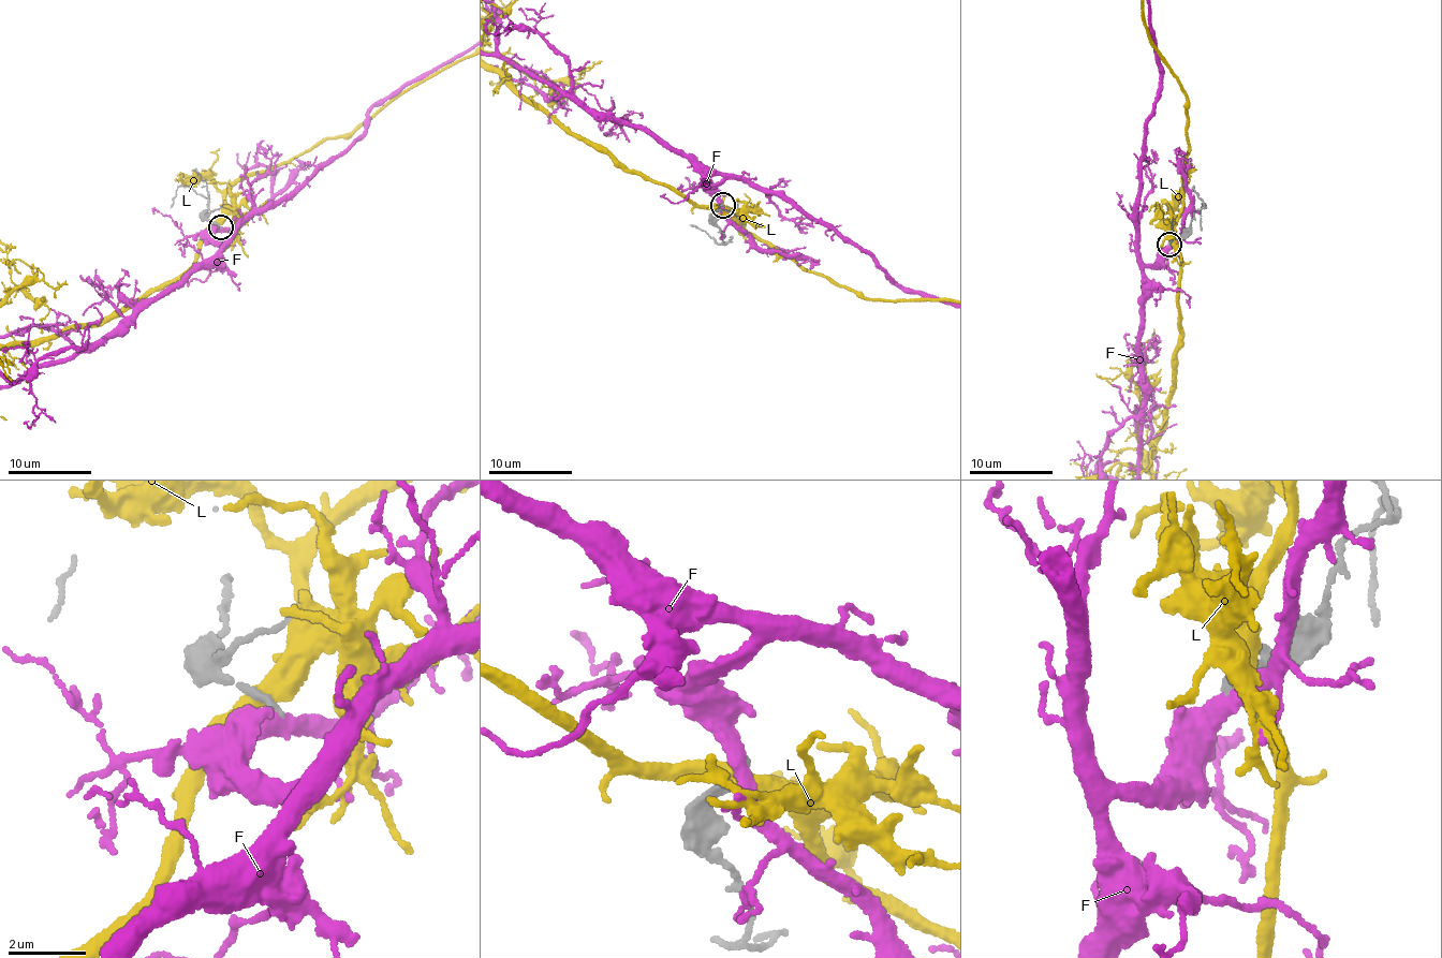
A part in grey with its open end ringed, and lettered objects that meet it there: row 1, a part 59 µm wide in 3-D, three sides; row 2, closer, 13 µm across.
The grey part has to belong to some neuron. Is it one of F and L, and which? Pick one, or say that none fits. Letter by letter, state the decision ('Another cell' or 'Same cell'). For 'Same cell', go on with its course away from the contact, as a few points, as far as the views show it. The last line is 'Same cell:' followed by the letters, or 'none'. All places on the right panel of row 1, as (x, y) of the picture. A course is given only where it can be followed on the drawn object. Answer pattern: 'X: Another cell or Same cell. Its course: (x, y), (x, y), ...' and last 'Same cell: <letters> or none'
F: Another cell
L: Another cell
Same cell: none

